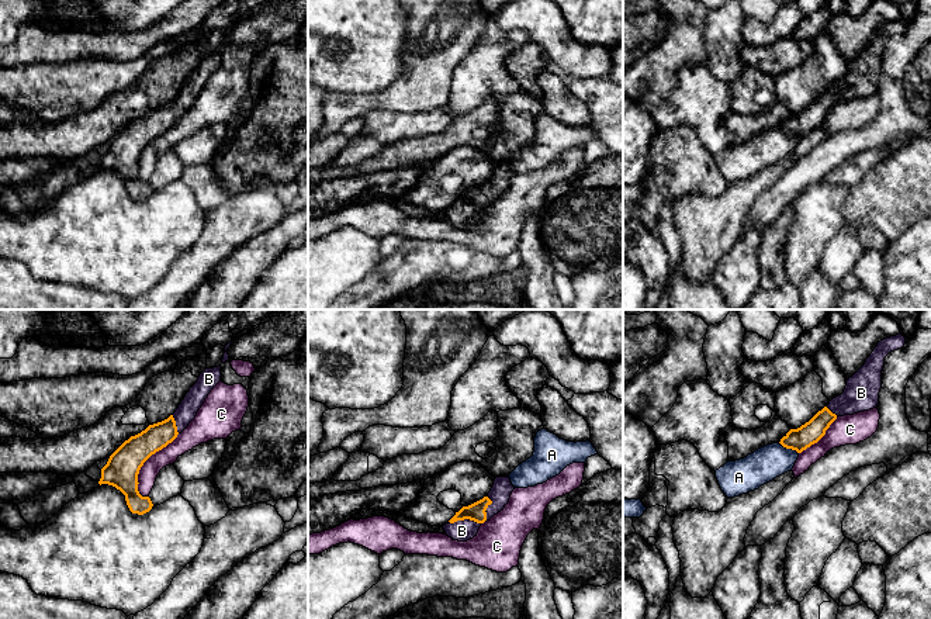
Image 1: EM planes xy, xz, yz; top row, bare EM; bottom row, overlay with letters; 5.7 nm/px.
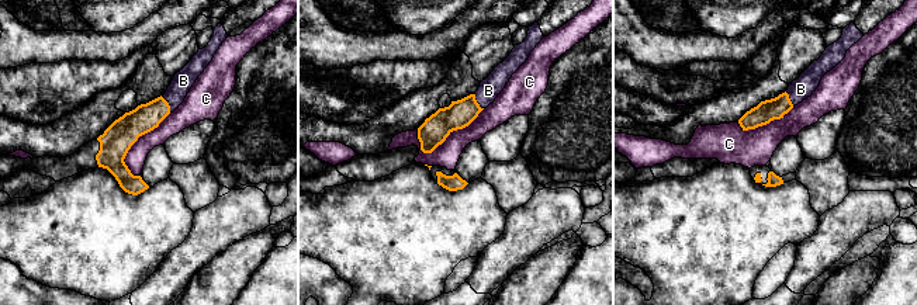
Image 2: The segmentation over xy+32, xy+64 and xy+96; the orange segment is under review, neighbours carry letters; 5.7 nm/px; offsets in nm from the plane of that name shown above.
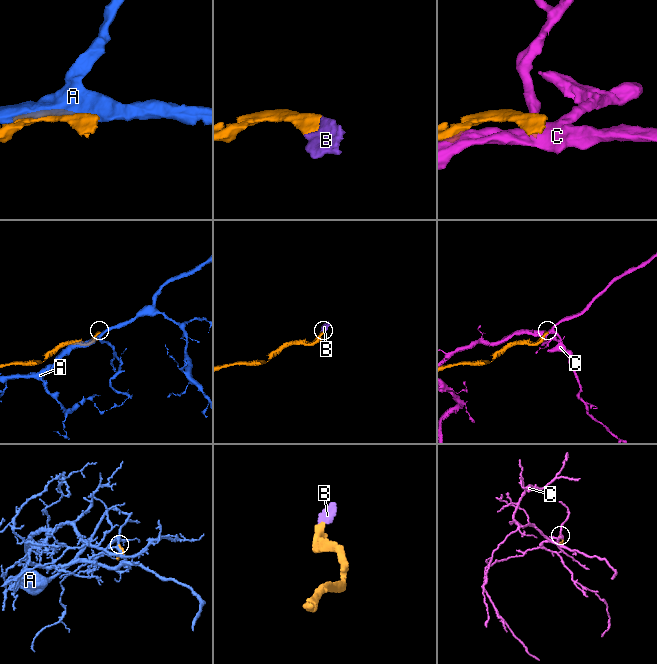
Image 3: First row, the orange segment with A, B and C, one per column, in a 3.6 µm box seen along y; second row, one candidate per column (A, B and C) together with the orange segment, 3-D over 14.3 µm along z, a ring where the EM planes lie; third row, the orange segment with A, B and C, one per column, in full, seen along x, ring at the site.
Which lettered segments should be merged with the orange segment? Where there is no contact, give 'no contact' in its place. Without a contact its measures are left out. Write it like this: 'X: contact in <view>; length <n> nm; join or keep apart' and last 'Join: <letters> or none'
A: contact in yz; length 130 nm; keep apart
B: contact in xz; length 180 nm; join
C: contact in xy; length 420 nm; keep apart
Join: B

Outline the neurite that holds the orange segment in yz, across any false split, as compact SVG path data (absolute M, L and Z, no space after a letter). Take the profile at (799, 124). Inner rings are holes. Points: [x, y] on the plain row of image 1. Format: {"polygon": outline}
{"polygon": "M901 18L880 25L865 49L847 65L844 77L833 83L809 107L797 114L790 114L779 128L802 138L817 128L838 101L878 93L885 42L890 37L901 34L904 28L906 23Z"}

